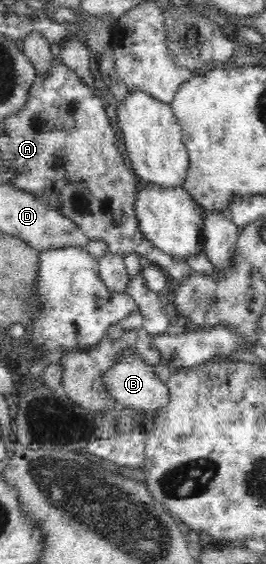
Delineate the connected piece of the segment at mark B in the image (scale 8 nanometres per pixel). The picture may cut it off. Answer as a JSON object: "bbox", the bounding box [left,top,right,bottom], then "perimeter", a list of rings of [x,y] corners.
{"bbox":[102,348,170,413],"perimeter":[[[131,348],[116,357],[114,364],[102,376],[108,394],[118,400],[118,405],[138,409],[144,412],[160,413],[170,403],[170,390],[165,381],[158,378],[154,366],[144,363]]]}

